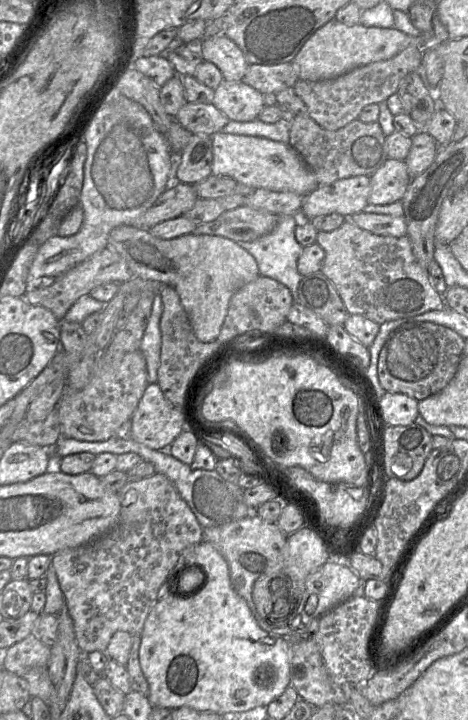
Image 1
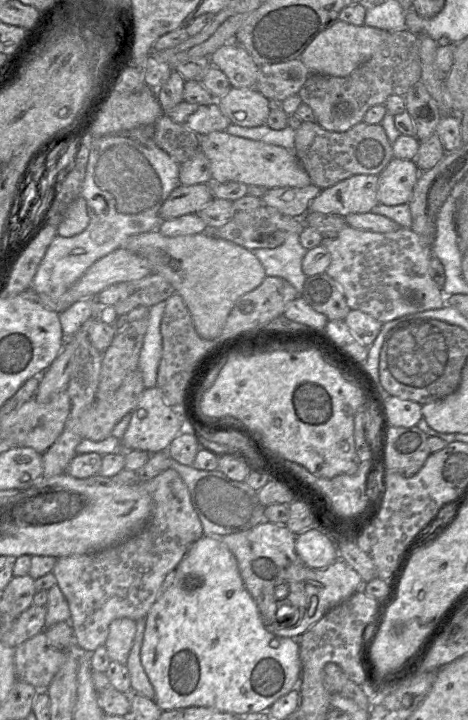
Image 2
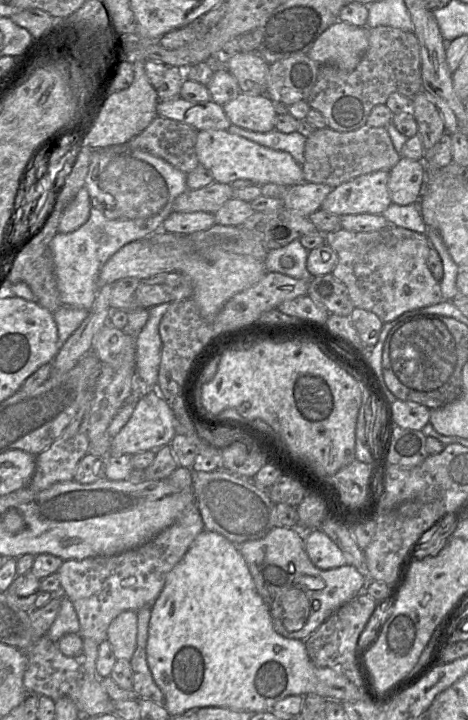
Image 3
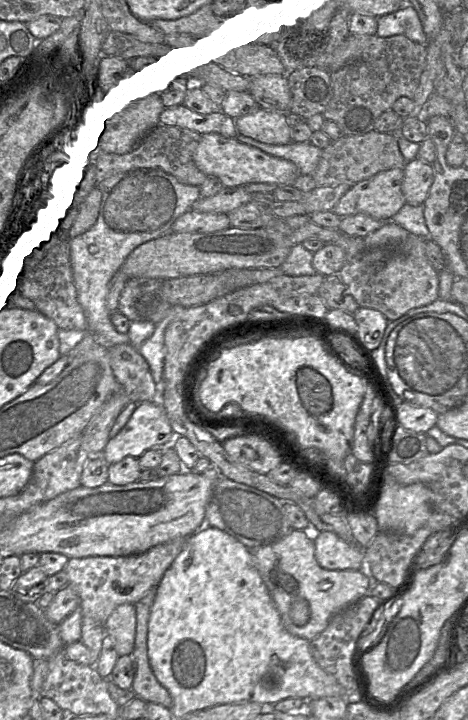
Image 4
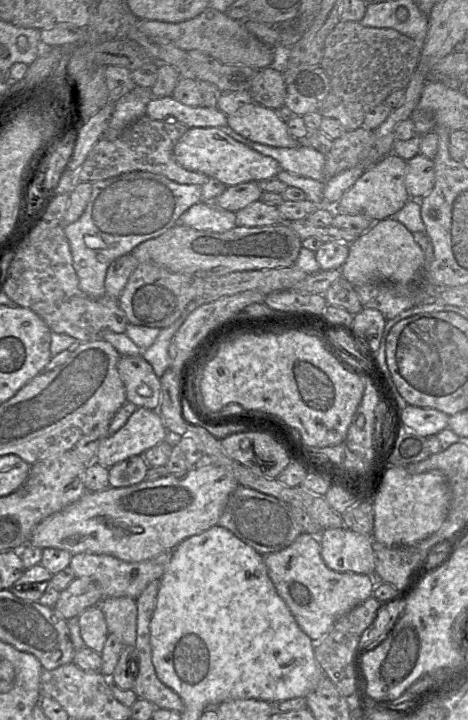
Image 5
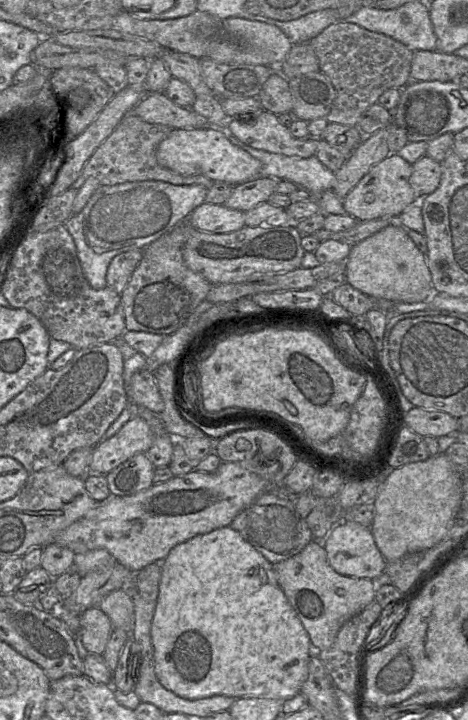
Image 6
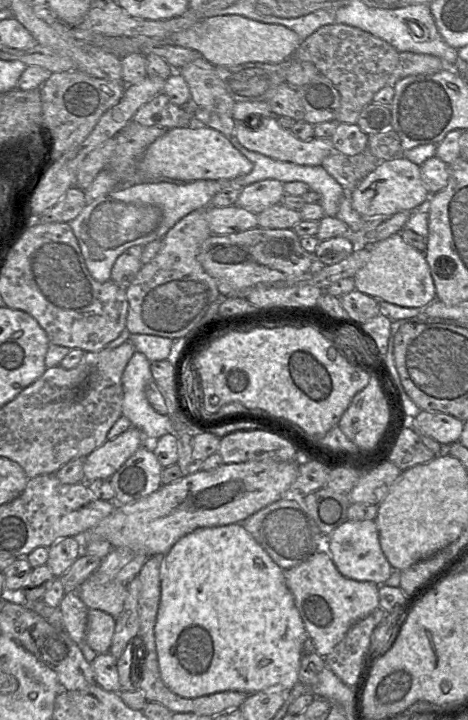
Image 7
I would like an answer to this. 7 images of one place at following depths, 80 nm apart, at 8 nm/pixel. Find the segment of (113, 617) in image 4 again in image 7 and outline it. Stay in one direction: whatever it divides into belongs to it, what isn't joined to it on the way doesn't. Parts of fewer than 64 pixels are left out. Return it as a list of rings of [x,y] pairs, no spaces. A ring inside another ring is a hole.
[[[87,578],[77,590],[88,609],[102,610],[117,618],[123,610],[127,587],[119,582],[96,584]]]

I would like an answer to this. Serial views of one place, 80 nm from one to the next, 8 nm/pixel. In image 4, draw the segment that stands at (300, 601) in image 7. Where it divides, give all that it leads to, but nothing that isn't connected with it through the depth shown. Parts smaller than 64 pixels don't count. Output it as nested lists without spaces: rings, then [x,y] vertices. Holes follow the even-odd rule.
[[[294,529],[274,543],[249,550],[280,614],[283,627],[290,634],[308,641],[317,637],[334,615],[370,592],[370,580],[366,575],[366,567],[361,570],[324,569],[315,558],[314,541],[309,539],[303,530]],[[296,599],[305,599],[309,604],[310,617],[303,626],[296,625],[290,618],[291,605]]]

